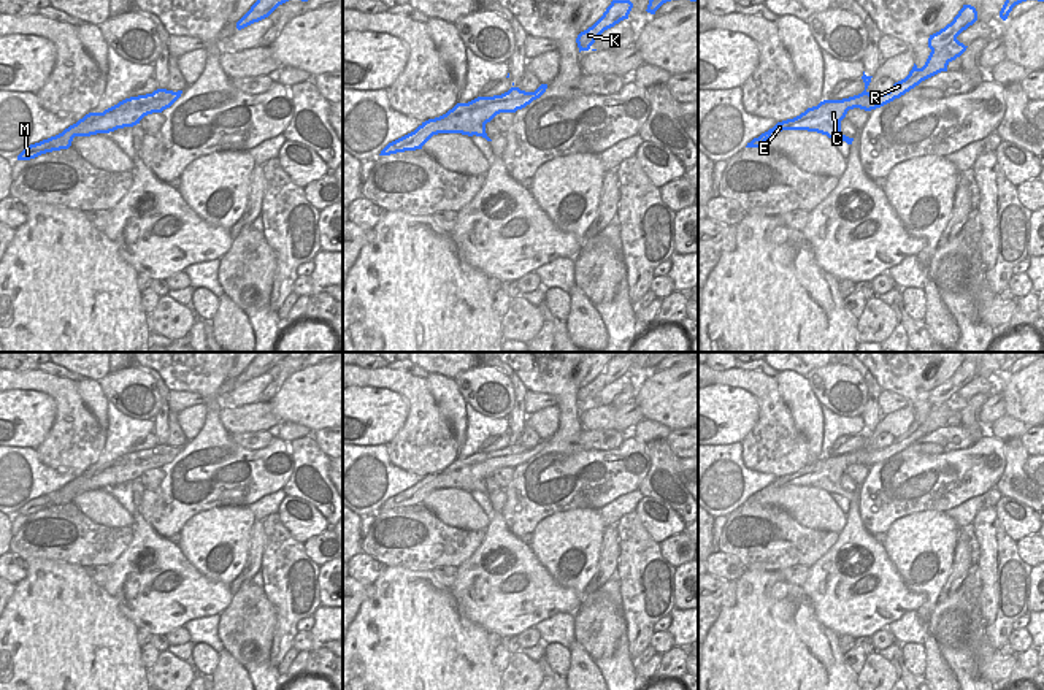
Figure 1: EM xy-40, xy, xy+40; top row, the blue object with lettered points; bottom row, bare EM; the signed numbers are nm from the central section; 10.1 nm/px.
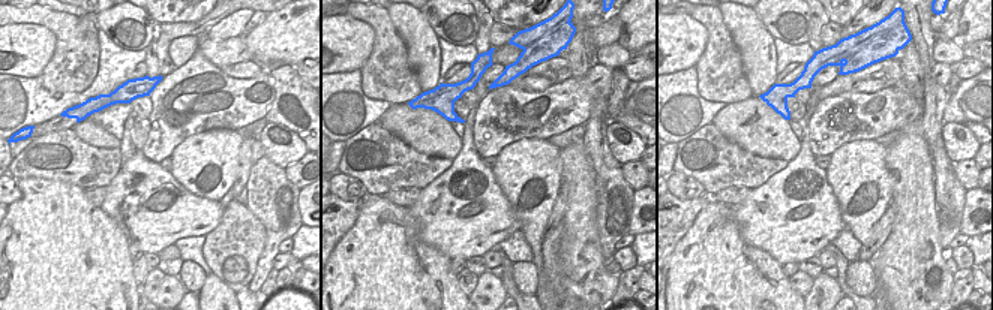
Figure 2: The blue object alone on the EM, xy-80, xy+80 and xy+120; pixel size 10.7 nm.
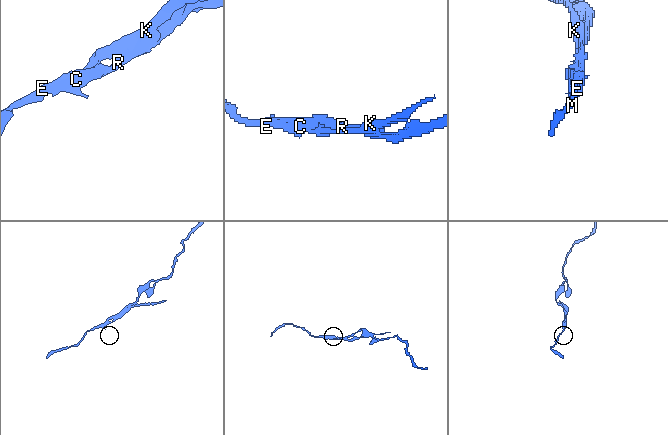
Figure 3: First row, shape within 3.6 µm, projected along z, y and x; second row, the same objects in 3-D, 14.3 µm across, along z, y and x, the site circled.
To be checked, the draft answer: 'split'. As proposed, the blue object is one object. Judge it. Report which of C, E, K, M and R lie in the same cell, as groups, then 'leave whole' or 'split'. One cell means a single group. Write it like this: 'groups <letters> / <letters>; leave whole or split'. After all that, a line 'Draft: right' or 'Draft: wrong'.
groups C K / E M R; split
Draft: right

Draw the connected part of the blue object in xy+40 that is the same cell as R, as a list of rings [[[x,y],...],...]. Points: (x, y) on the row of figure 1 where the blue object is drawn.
[[[957,38],[952,40],[952,43],[947,48],[939,49],[939,51],[931,51],[922,68],[919,68],[914,63],[909,75],[904,79],[895,82],[889,92],[869,94],[869,92],[863,90],[858,95],[849,97],[846,100],[847,111],[854,109],[854,108],[871,111],[871,109],[881,108],[881,106],[893,102],[895,98],[900,98],[901,95],[904,95],[906,92],[909,92],[911,89],[919,86],[922,81],[925,81],[941,71],[947,71],[947,65],[952,60],[955,60],[957,57],[960,57],[966,51],[966,48],[968,46],[960,43]]]

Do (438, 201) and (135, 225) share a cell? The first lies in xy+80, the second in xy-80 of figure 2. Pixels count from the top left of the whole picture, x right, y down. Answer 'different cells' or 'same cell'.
same cell

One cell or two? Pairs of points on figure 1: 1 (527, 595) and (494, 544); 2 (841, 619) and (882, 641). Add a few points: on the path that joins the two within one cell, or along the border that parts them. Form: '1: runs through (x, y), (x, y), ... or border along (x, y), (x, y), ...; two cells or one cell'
1: runs through (530, 579), (518, 565), (518, 557), (510, 549); one cell
2: border along (886, 627), (871, 636); two cells

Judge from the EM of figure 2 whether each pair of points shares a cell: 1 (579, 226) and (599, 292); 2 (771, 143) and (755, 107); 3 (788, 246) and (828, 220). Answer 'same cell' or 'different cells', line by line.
1: same cell
2: same cell
3: same cell

